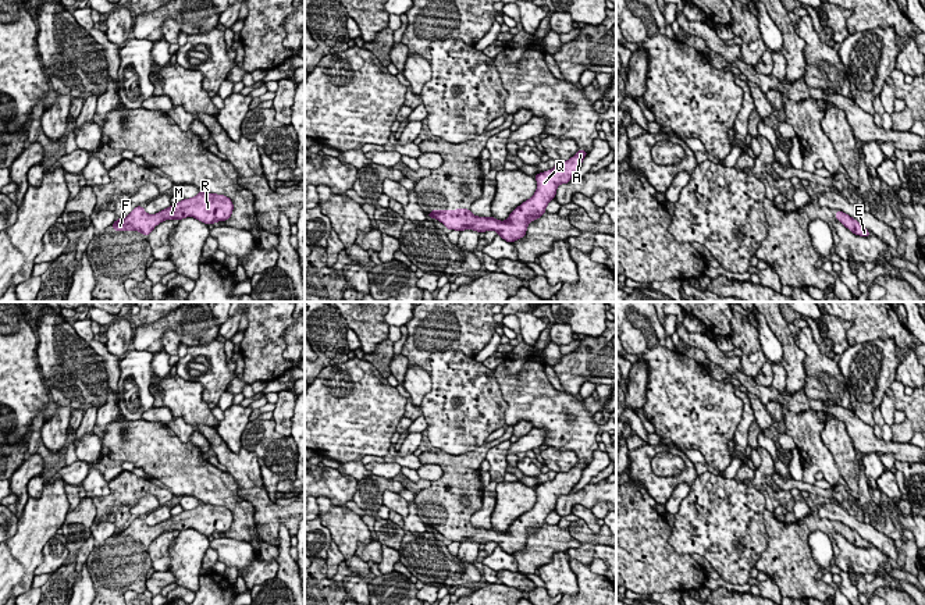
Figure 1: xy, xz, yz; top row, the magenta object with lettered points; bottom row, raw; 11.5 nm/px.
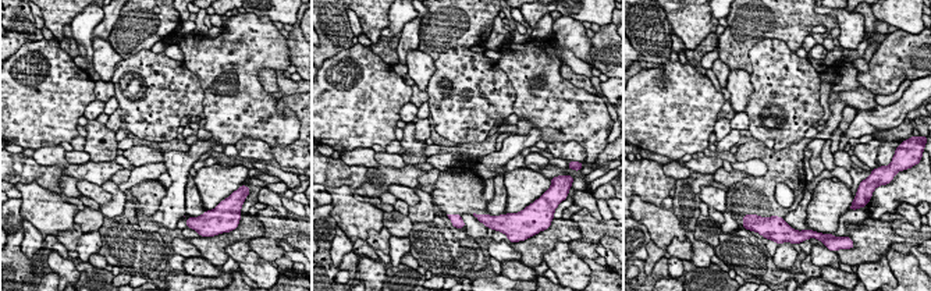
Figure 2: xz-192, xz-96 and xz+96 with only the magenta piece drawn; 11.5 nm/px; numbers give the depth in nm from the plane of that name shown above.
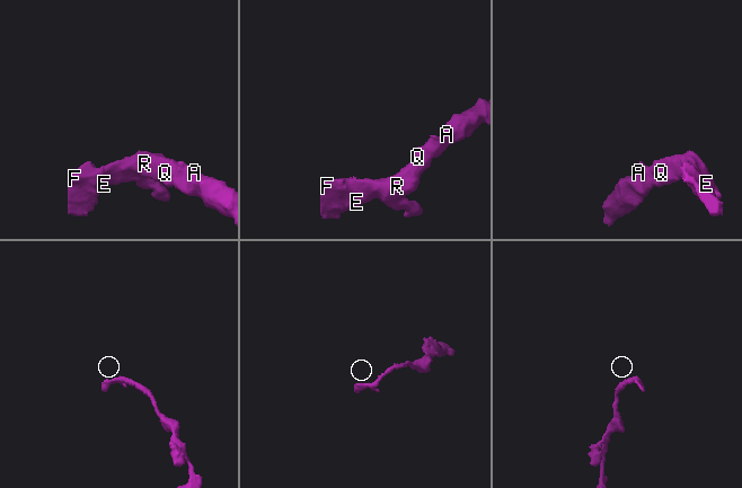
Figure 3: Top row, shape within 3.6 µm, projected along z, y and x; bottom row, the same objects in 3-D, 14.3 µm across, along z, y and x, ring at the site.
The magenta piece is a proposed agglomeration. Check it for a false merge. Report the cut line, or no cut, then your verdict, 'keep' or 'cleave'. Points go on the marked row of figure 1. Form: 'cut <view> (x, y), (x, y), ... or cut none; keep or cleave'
cut none; keep

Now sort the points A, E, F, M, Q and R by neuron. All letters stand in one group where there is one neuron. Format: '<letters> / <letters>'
A E F M Q R

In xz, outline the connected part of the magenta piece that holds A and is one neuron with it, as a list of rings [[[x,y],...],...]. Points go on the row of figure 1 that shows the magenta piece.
[[[581,149],[568,161],[556,161],[552,170],[536,174],[537,191],[534,195],[517,206],[505,221],[491,217],[477,217],[469,209],[431,210],[428,218],[437,218],[447,229],[477,232],[497,231],[509,243],[524,238],[529,224],[545,214],[547,204],[555,199],[556,188],[572,181],[581,167],[583,159],[588,154]]]

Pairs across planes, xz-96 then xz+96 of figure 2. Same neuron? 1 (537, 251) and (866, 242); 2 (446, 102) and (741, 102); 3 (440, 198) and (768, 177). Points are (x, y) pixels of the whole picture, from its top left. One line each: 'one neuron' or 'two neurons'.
1: one neuron
2: two neurons
3: one neuron

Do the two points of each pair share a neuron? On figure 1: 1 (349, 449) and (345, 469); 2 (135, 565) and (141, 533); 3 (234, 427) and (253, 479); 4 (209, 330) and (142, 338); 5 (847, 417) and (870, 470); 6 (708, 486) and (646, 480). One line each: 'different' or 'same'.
1: different
2: same
3: different
4: same
5: different
6: different

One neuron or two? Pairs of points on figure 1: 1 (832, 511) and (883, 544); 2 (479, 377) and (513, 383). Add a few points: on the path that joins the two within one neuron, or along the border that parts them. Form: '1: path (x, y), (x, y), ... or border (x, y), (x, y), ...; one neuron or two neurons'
1: path (845, 518), (871, 534); one neuron
2: border (493, 370), (507, 404), (505, 412); two neurons

